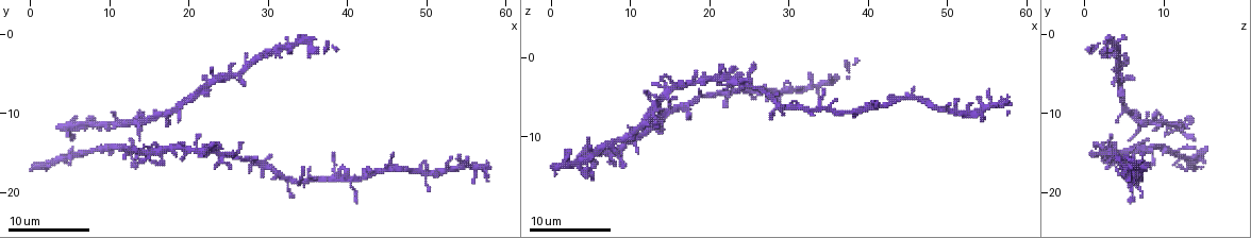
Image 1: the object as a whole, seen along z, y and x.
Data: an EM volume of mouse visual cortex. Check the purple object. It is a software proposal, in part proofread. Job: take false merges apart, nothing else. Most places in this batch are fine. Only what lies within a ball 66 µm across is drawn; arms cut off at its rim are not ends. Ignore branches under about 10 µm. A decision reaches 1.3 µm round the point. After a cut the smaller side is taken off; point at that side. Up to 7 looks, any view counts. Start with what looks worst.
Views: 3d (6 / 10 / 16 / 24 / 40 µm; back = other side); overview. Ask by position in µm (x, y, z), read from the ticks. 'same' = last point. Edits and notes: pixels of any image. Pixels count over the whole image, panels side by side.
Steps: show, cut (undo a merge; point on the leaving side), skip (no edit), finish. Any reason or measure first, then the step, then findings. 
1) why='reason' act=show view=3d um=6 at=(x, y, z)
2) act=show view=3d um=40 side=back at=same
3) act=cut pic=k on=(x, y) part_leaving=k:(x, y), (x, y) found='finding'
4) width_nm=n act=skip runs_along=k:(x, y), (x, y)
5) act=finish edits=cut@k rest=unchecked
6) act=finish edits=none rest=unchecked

act=show view=3d um=10 at=(13.5, 11.0, 7.5)

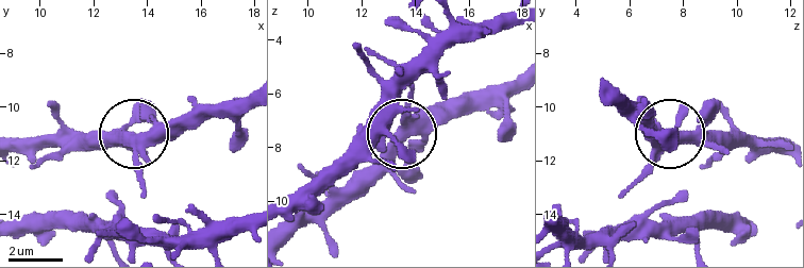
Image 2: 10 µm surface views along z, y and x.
arms=4 act=skip found='one cell here'

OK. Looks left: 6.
why='two arms in line, one across' act=show view=3d um=10 at=(19.5, 14.5, 3.0)

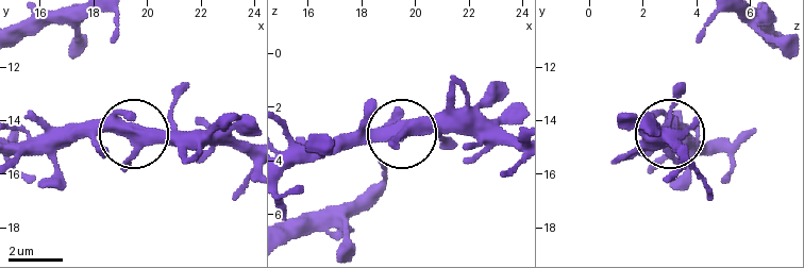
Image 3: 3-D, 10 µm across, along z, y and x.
act=skip runs_along=3:(132, 137), (60, 133) found='all the same cell'

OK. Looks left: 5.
act=show view=3d um=6 at=(26.5, 16.0, 4.5)

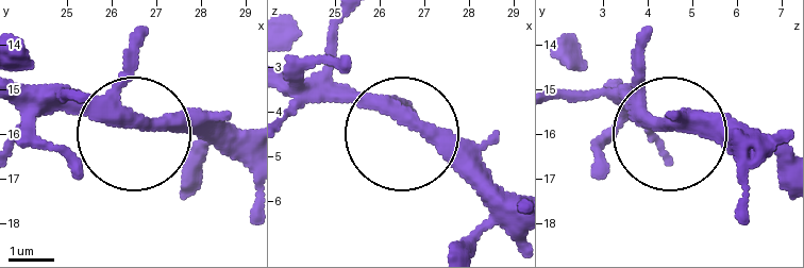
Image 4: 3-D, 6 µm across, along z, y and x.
act=show view=3d um=6 side=back at=(26.80, 15.75, 4.10)

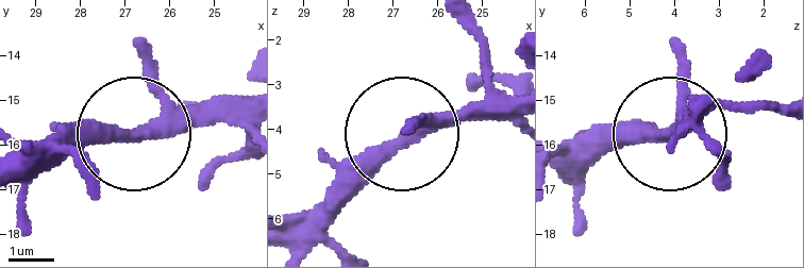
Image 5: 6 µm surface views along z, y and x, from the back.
act=skip runs_along=5:(245, 99), (53, 140) found='continuous, no second cell'

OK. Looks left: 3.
act=finish edits=none rest=unchecked

